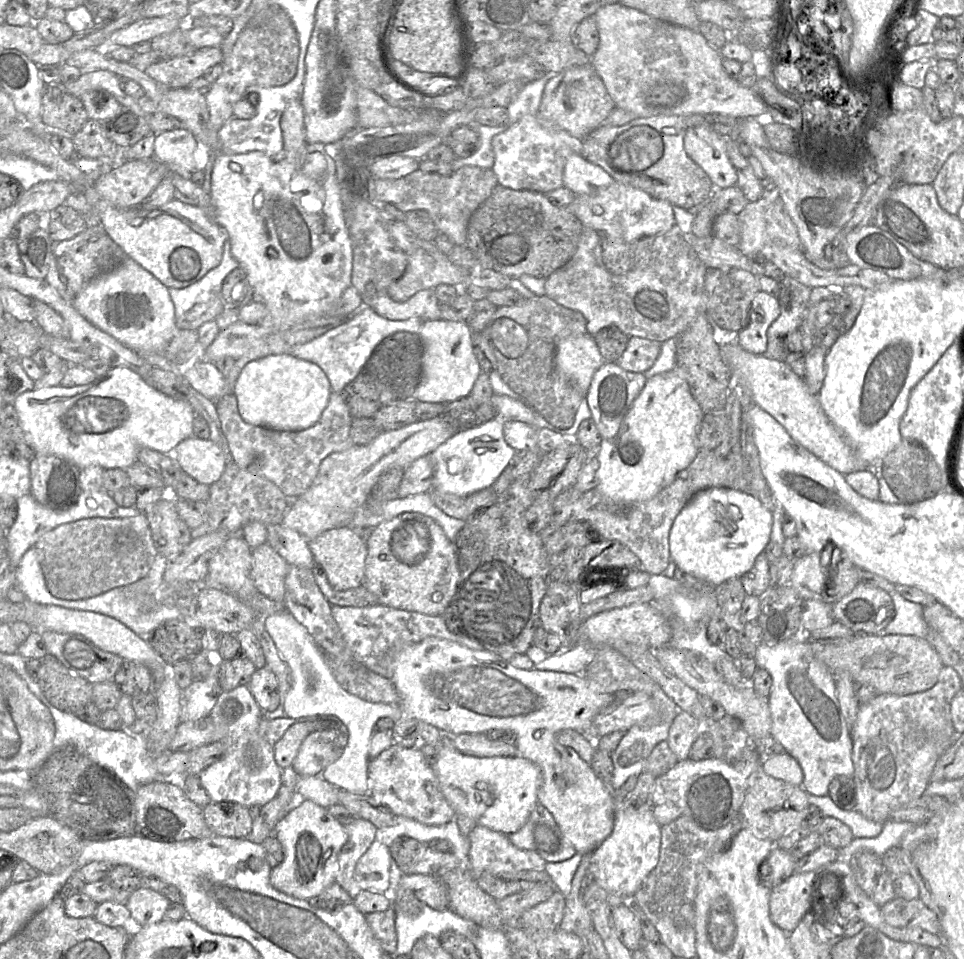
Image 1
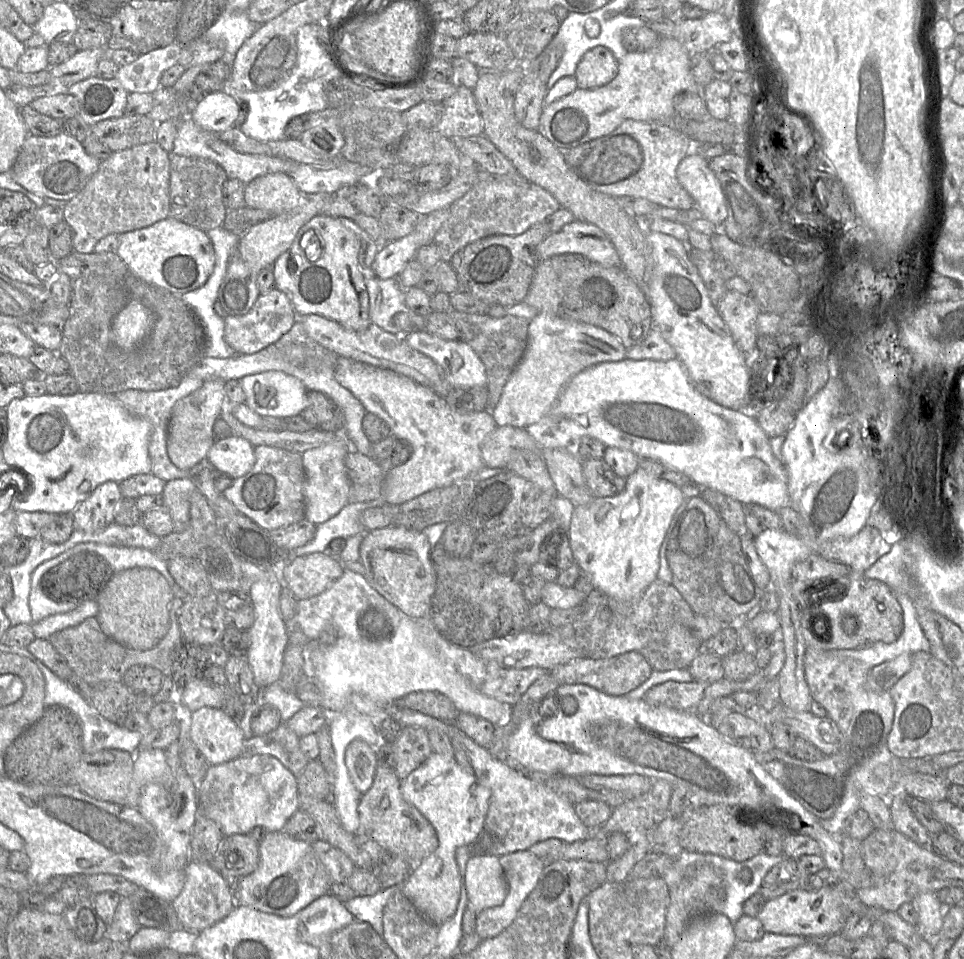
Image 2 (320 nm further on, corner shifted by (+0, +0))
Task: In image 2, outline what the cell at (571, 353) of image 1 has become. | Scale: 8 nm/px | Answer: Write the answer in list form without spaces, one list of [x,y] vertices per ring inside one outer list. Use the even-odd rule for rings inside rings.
[[[537,313],[530,321],[525,353],[508,379],[491,416],[498,426],[525,429],[545,417],[567,383],[582,370],[603,362],[626,359],[623,343],[594,325]]]

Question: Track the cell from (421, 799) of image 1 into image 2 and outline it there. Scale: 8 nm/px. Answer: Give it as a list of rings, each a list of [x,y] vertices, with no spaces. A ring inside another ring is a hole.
[[[377,763],[373,783],[368,791],[362,794],[358,805],[360,831],[378,842],[390,854],[398,854],[413,863],[418,863],[437,849],[439,843],[438,836],[433,825],[423,814],[403,798],[400,789],[401,781],[396,774],[395,768],[378,765]]]

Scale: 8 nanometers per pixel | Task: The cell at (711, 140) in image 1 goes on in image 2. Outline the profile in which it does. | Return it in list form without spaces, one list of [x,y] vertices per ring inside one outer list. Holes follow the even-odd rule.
[[[690,152],[679,164],[676,177],[703,217],[721,226],[728,217],[728,210],[721,184],[709,167],[709,160]]]

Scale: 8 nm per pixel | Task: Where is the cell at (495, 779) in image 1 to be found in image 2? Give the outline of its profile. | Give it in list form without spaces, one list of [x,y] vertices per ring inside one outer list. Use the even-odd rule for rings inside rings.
[[[435,751],[401,781],[400,789],[403,798],[415,806],[433,825],[439,842],[437,849],[415,866],[415,869],[402,884],[402,892],[428,920],[441,925],[455,914],[460,899],[461,876],[456,860],[456,851],[460,846],[476,843],[485,831],[490,790],[478,781],[475,774],[466,772],[454,757],[448,757]]]

